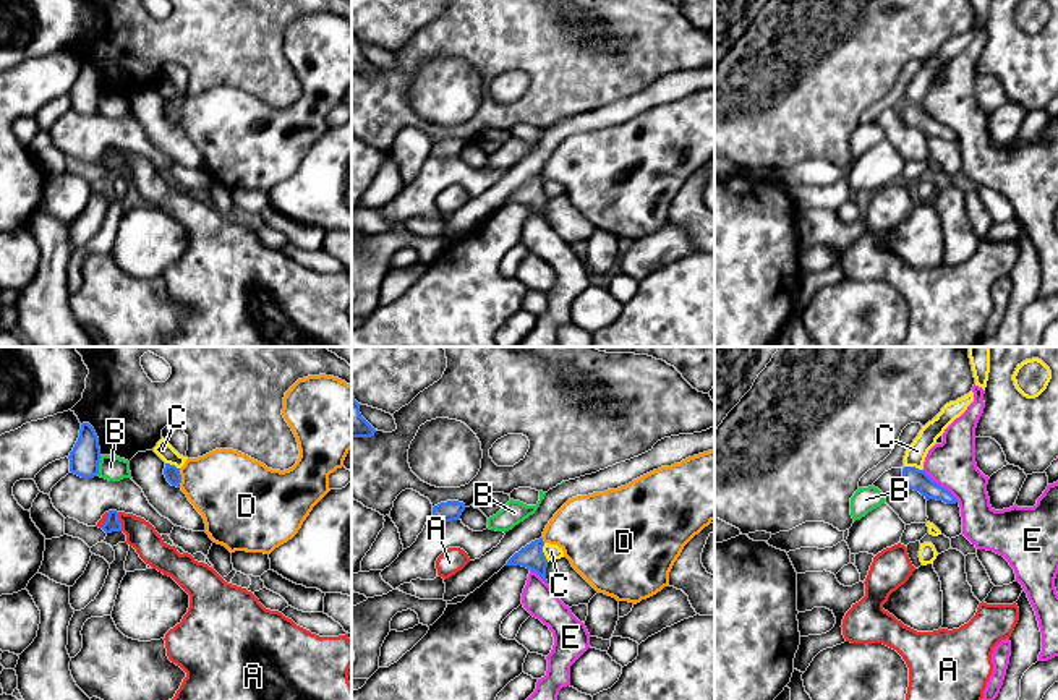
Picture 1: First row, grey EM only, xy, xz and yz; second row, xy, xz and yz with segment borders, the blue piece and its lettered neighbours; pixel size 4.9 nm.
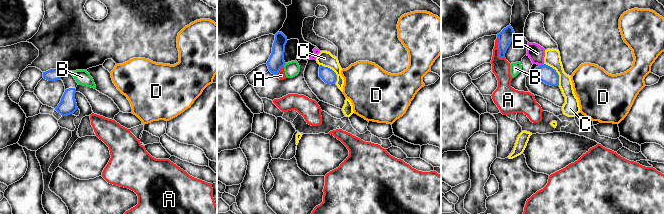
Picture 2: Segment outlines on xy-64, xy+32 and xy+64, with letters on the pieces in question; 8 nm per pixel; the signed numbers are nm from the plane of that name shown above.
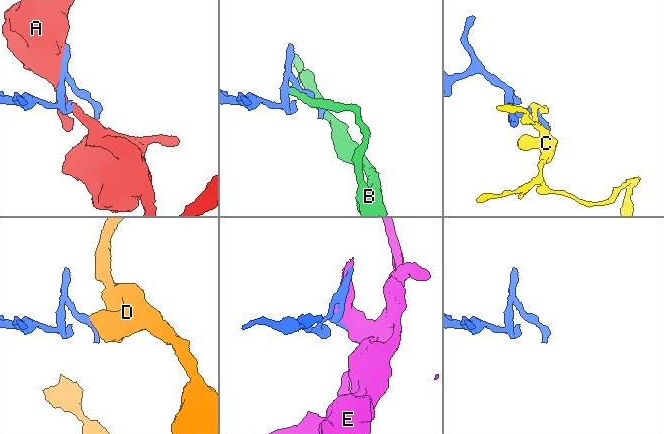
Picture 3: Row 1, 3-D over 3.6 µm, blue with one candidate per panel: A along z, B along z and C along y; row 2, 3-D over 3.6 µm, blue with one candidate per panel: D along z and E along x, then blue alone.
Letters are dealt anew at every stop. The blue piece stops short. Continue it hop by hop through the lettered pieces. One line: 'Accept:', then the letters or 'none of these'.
Accept: none of these

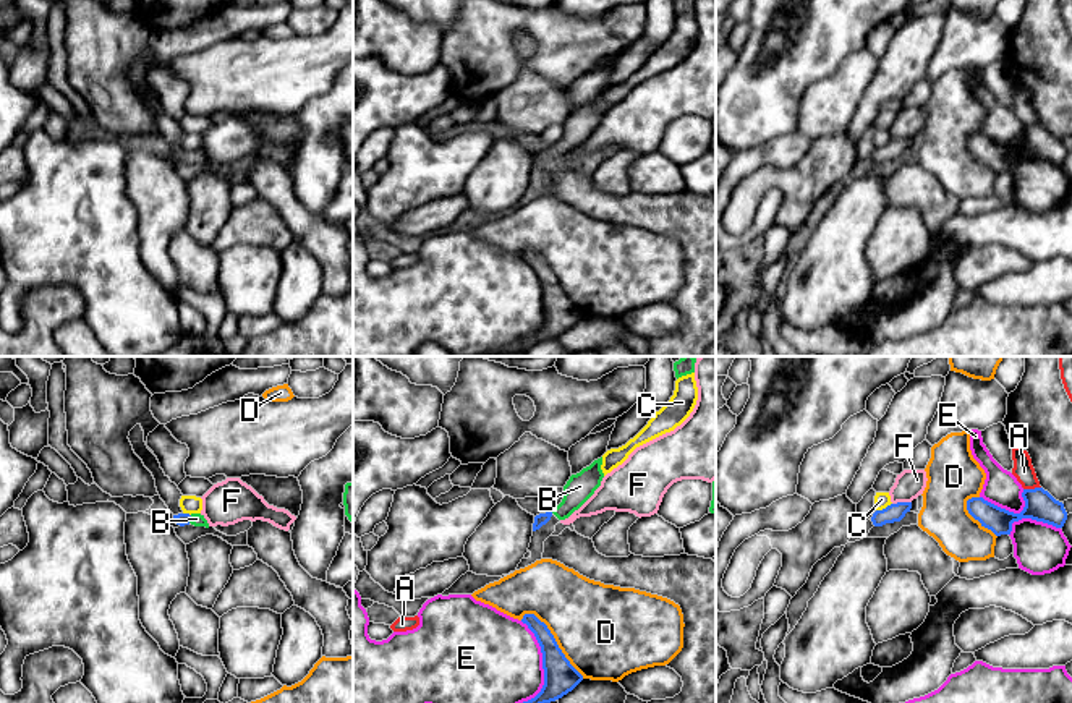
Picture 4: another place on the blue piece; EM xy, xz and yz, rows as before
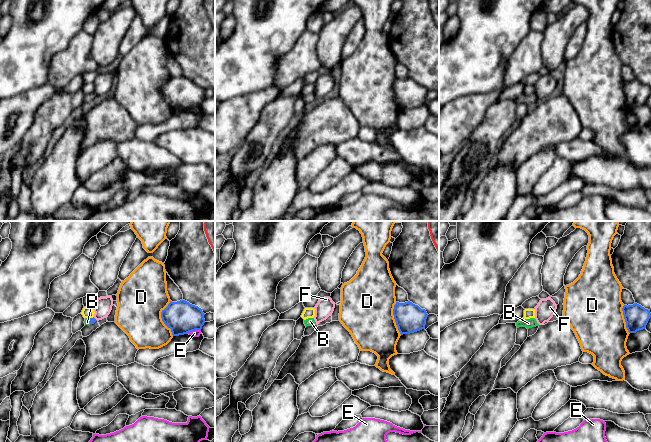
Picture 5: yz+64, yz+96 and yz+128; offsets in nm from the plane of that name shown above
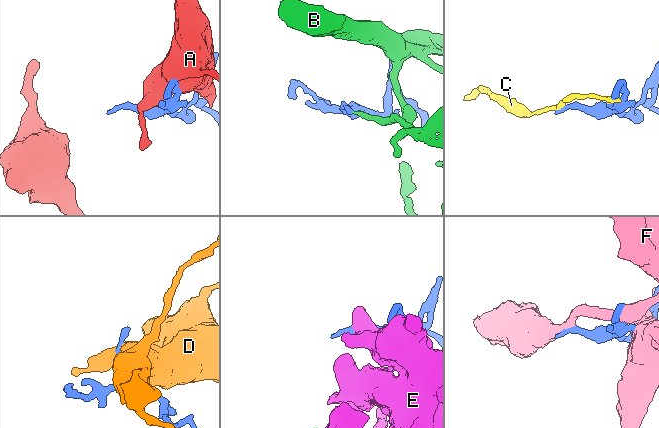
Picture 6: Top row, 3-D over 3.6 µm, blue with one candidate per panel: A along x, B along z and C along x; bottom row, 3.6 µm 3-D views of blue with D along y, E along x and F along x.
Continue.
Accept: B

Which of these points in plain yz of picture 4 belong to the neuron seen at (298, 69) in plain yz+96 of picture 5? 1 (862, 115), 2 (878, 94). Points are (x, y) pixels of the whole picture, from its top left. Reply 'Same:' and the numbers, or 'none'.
Same: none

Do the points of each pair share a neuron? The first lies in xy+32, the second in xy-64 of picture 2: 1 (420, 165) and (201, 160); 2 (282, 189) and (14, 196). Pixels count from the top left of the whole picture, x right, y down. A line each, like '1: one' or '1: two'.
1: two
2: two

